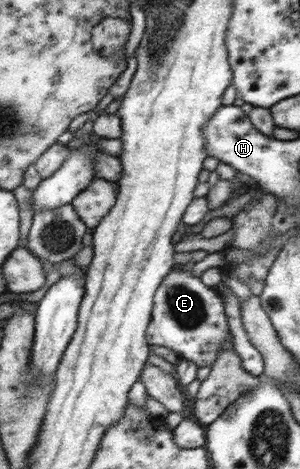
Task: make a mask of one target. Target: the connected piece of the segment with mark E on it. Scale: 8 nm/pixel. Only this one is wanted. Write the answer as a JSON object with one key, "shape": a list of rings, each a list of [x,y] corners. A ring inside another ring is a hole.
{"shape":[[[175,267],[161,281],[154,295],[154,306],[146,329],[147,343],[161,345],[193,361],[197,367],[212,365],[219,349],[229,339],[230,327],[221,294],[205,285],[201,278]]]}

